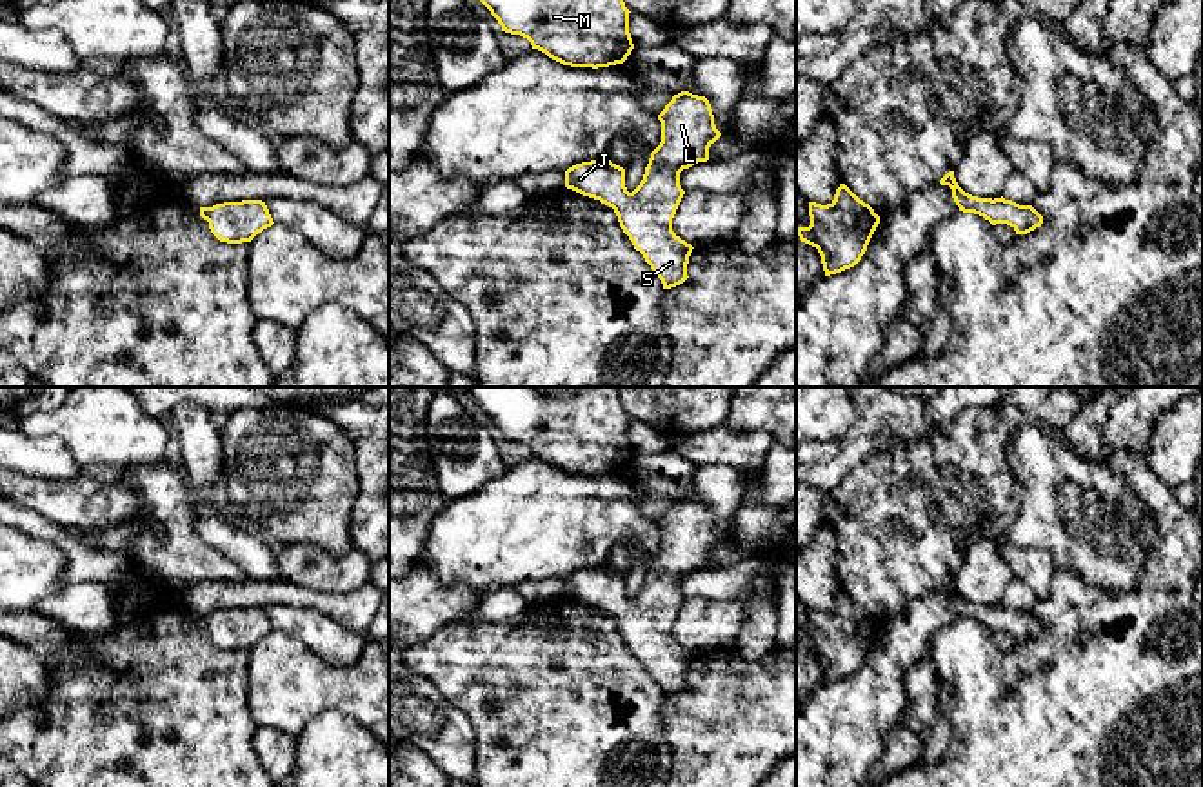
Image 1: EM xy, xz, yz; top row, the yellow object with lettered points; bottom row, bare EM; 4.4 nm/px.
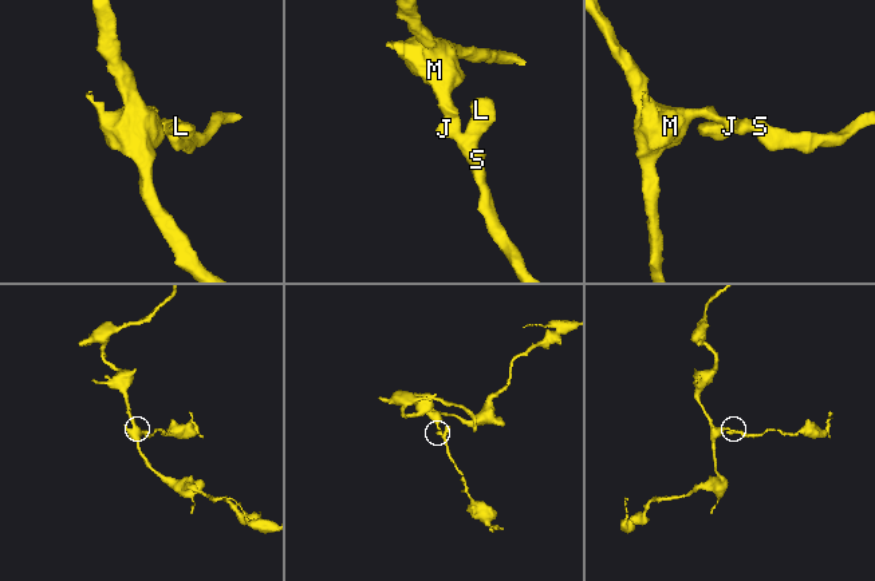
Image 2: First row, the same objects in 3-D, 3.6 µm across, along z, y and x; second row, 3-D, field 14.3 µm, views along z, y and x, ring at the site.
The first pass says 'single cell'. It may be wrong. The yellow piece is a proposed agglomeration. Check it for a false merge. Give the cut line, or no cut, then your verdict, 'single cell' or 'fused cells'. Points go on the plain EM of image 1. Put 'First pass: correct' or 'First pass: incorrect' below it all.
no cut; single cell
First pass: correct

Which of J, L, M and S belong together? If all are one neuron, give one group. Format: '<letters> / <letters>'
J L M S

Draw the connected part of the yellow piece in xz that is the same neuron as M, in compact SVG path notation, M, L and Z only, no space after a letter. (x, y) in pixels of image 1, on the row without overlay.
M467 387L502 438L527 445L532 456L571 474L623 471L634 456L620 387Z

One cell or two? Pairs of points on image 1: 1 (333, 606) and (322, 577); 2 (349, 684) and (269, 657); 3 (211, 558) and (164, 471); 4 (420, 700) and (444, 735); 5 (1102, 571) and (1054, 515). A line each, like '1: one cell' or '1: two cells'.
1: two cells
2: one cell
3: one cell
4: one cell
5: one cell

